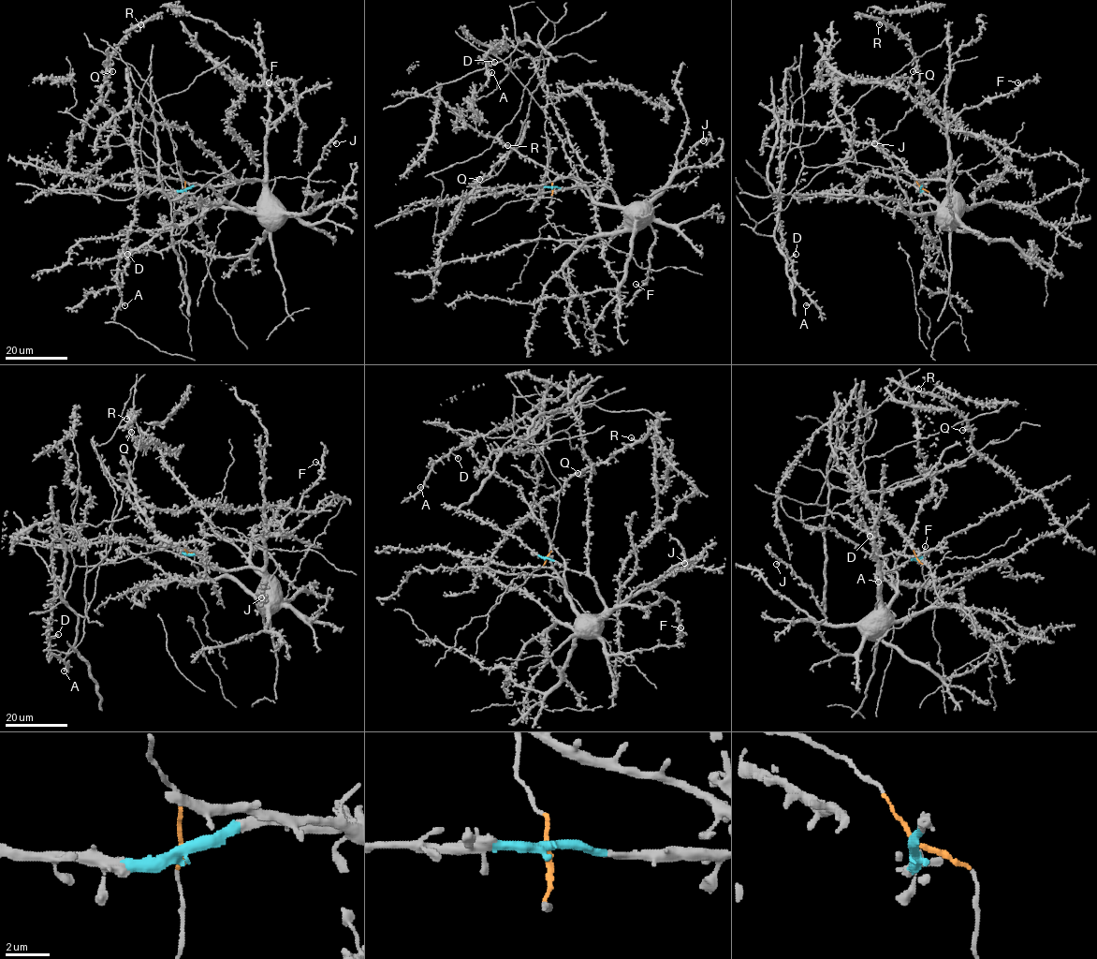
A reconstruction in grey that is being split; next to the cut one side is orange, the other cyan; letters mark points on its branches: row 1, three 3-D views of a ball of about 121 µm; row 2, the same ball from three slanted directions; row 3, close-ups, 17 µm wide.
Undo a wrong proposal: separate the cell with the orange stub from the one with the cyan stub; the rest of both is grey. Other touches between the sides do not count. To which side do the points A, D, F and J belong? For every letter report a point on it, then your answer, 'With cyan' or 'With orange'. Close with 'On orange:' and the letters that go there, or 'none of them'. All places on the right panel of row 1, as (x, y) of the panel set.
A: Place: (806, 305). With orange
D: Place: (796, 254). With orange
F: Place: (1017, 82). With cyan
J: Place: (874, 143). With cyan
On orange: A, D

